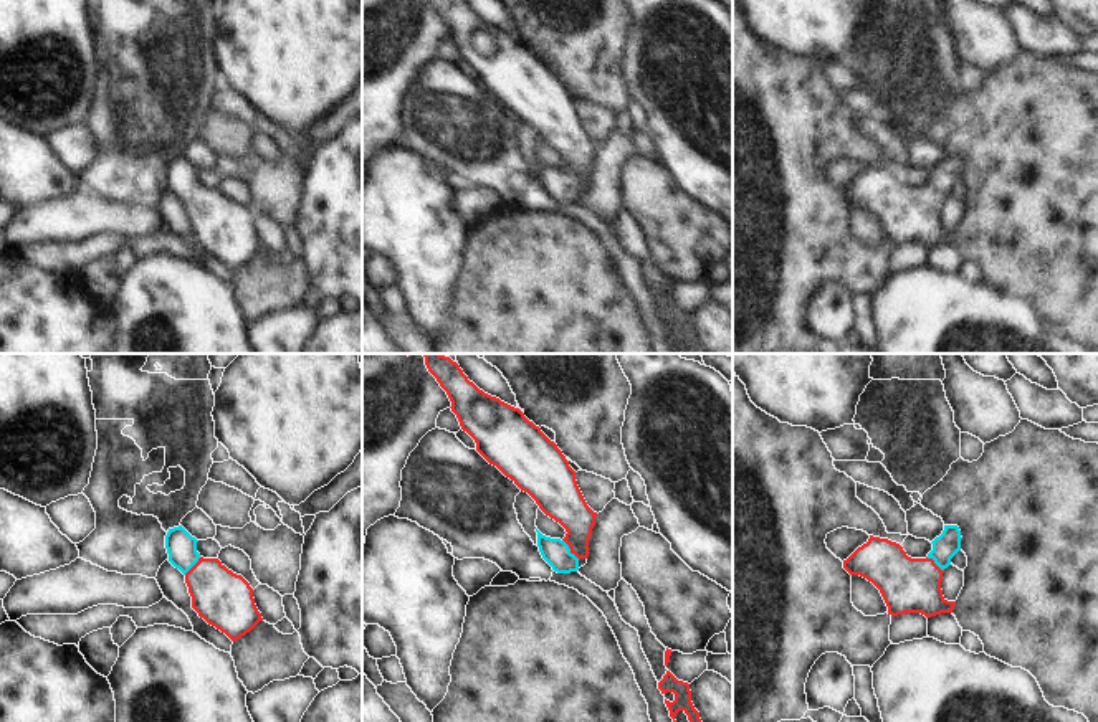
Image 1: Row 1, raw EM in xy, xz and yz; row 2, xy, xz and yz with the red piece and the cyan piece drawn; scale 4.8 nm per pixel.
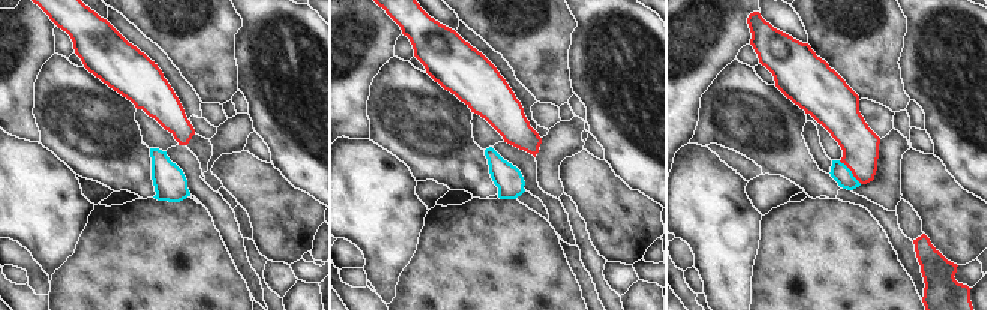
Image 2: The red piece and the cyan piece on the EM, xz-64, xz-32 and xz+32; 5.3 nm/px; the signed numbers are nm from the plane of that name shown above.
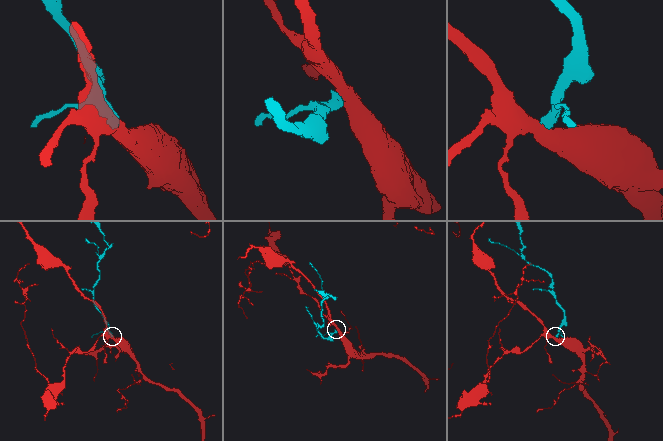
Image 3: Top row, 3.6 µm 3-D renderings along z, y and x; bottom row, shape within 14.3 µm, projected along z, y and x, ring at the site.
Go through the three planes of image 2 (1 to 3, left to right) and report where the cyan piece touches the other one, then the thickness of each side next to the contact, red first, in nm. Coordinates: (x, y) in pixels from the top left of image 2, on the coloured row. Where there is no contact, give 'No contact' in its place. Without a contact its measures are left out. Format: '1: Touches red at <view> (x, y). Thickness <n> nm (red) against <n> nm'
1: No contact
2: No contact
3: Touches red at xz+32 (851, 169). Thickness 200 nm (red) against 100 nm

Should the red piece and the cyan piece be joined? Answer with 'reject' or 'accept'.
accept

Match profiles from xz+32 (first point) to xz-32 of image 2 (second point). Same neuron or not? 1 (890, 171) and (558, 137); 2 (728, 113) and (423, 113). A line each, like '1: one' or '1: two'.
1: one
2: one

